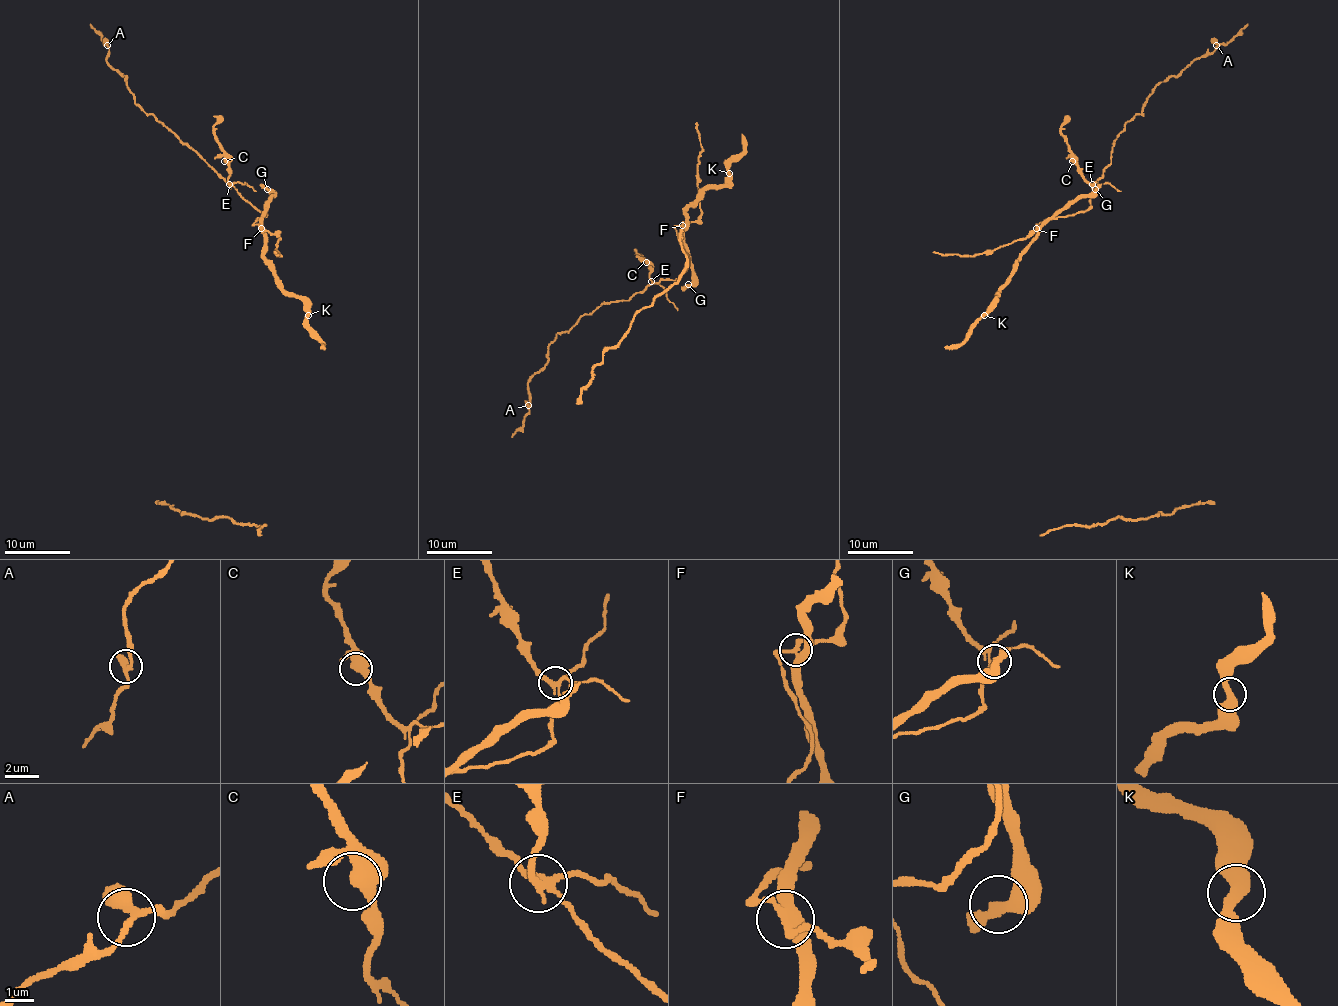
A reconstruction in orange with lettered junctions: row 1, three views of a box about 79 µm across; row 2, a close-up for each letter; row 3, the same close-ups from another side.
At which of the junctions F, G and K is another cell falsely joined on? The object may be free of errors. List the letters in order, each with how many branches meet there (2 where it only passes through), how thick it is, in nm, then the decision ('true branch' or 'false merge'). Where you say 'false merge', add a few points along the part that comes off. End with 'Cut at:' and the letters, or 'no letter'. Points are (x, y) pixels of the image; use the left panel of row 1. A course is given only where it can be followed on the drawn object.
F: 4 | 320 nm | false merge | (260, 228), (254, 223), (267, 215), (143, 110), (125, 76), (107, 61), (107, 45), (90, 24)
G: 2 | 400 nm | true branch
K: 2 | 400 nm | true branch
Cut at: F

